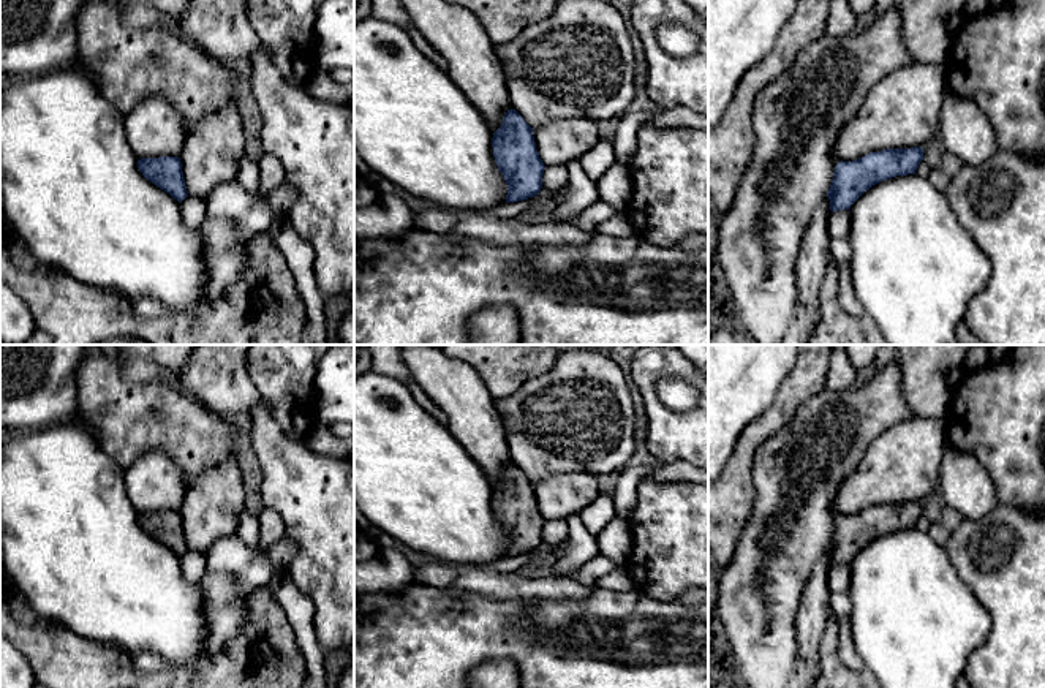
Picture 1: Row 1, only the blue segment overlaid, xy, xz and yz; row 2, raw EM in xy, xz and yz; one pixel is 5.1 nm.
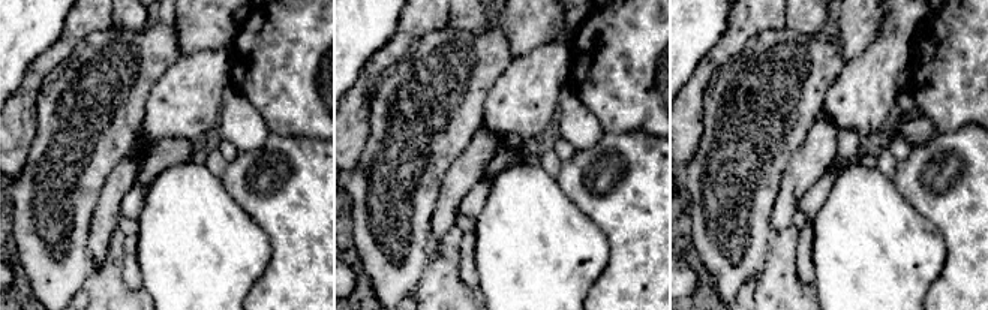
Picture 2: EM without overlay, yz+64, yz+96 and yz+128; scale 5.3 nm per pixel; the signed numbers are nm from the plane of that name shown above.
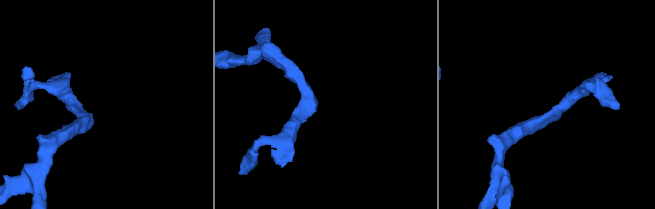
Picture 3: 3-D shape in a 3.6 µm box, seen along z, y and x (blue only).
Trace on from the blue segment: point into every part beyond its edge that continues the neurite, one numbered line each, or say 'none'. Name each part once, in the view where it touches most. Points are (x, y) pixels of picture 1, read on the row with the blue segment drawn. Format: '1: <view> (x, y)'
1: xy (212, 154)

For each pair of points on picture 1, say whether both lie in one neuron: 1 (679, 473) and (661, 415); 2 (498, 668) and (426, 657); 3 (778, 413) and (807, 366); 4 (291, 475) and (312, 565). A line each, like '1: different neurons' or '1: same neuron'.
1: different neurons
2: different neurons
3: same neuron
4: same neuron

